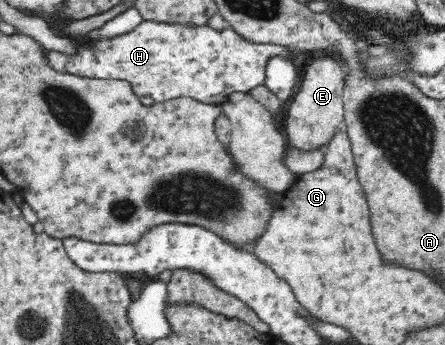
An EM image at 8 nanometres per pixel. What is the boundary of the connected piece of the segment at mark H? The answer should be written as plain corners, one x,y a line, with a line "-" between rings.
145,20
138,24
135,27
133,32
129,32
129,34
125,34
125,36
119,36
119,38
113,38
113,40
107,40
107,42
101,42
99,46
84,46
84,44
80,44
79,46
79,54
77,56
73,56
73,58
69,58
60,52
48,52
46,55
46,62
49,63
50,68
52,68
55,72
60,72
60,74
71,74
73,76
77,76
81,79
90,79
97,81
126,81
129,82
133,88
134,92
140,99
149,98
155,101
155,103
169,103
170,101
176,99
192,99
197,101
197,103
201,104
211,104
211,105
221,105
225,103
227,100
227,96
232,94
233,92
245,92
250,93
253,91
253,88
260,87
266,84
267,78
267,64
271,62
271,60
277,60
280,58
282,62
288,62
289,64
293,64
297,58
299,58
299,51
296,49
289,48
287,45
257,45
251,44
246,38
243,38
235,29
231,26
227,26
222,28
221,30
215,30
208,25
208,23
193,23
193,21
187,21
183,23
183,21
151,21

